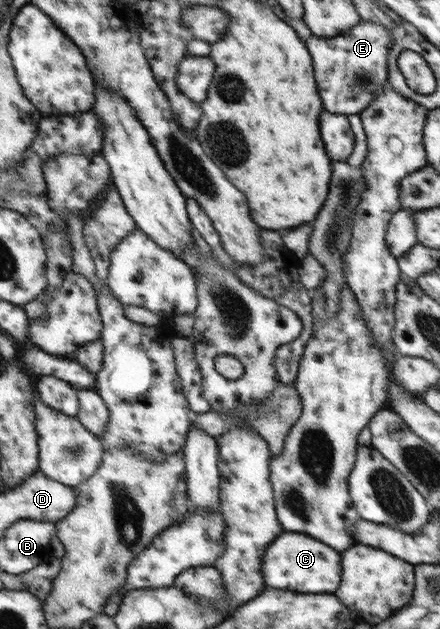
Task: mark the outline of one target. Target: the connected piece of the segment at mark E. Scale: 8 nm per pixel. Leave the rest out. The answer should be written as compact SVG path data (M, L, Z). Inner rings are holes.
M362 19L360 24L340 36L321 38L313 34L306 42L315 58L322 103L330 113L360 115L375 95L389 86L387 57L393 41L383 25Z

